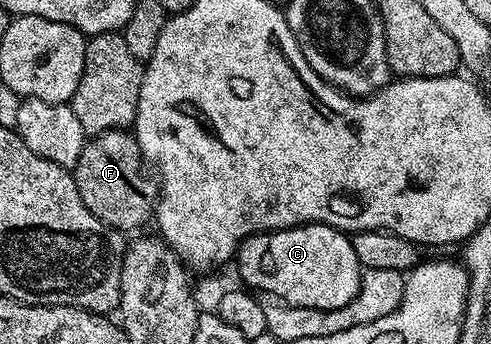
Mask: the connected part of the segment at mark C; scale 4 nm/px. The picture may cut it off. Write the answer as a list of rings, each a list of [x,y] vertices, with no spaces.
[[[322,222],[245,238],[236,252],[234,266],[240,269],[240,278],[245,282],[241,283],[245,287],[264,290],[260,292],[292,306],[323,310],[350,304],[360,287],[362,273],[358,256],[354,256],[351,237]]]

